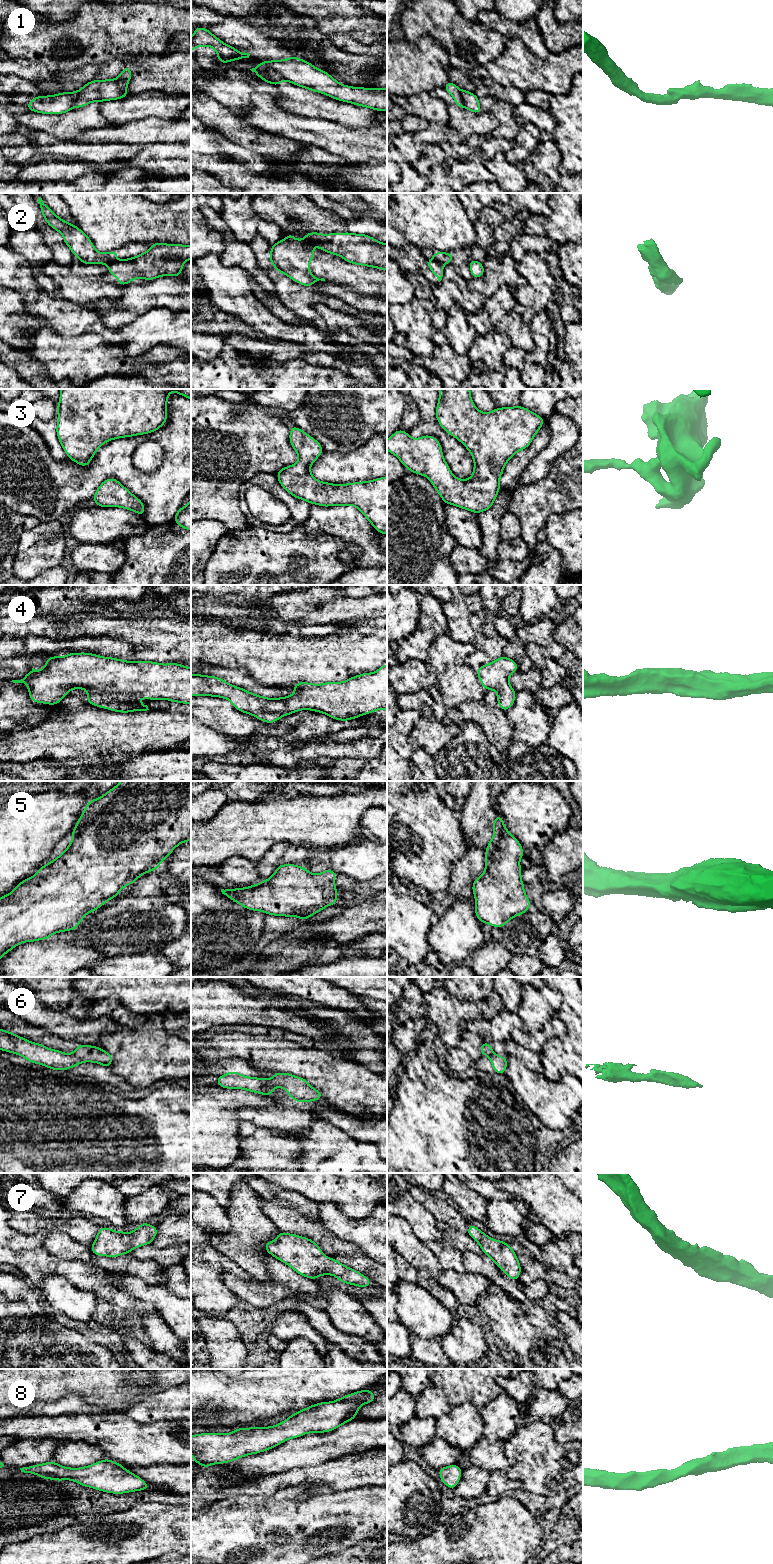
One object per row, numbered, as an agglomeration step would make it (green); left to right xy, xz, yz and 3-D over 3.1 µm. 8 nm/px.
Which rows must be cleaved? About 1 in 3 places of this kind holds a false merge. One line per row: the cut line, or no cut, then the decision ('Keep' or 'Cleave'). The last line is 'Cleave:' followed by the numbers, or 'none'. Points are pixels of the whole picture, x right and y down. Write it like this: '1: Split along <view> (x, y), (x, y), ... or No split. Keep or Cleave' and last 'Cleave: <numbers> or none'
1: Split along xz (263, 62), (284, 79). Cleave
2: Split along xz (303, 239), (312, 244). Cleave
3: No split. Keep
4: No split. Keep
5: No split. Keep
6: Split along xy (71, 1053), (85, 1061). Cleave
7: No split. Keep
8: No split. Keep
Cleave: 1, 2, 6

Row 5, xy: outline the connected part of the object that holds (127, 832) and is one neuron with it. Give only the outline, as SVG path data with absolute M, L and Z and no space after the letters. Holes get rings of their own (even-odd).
M121 781L103 796L90 800L72 830L70 845L57 858L43 865L34 876L20 882L10 894L0 898L0 959L15 946L23 942L46 940L52 934L74 930L83 917L101 905L117 897L120 890L136 883L139 876L158 870L160 863L181 843L191 840L191 781Z

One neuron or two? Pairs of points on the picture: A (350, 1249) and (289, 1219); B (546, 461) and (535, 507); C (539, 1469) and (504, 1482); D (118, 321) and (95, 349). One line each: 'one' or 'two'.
A: one
B: two
C: two
D: two

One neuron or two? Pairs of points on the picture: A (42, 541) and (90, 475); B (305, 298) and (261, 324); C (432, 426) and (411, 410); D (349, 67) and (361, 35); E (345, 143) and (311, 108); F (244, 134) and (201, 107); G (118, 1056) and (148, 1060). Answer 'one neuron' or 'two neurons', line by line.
A: two neurons
B: two neurons
C: two neurons
D: two neurons
E: two neurons
F: one neuron
G: one neuron

